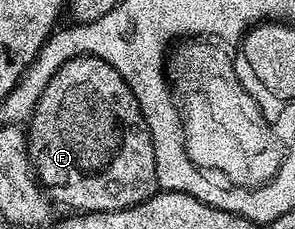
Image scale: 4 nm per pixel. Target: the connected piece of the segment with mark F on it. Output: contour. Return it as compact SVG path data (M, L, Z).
M71 57L58 67L50 83L46 83L40 93L36 110L26 126L26 136L28 158L41 189L57 206L65 205L68 211L122 211L126 207L141 205L158 191L154 143L151 142L150 127L143 117L142 107L122 75L100 58Z

